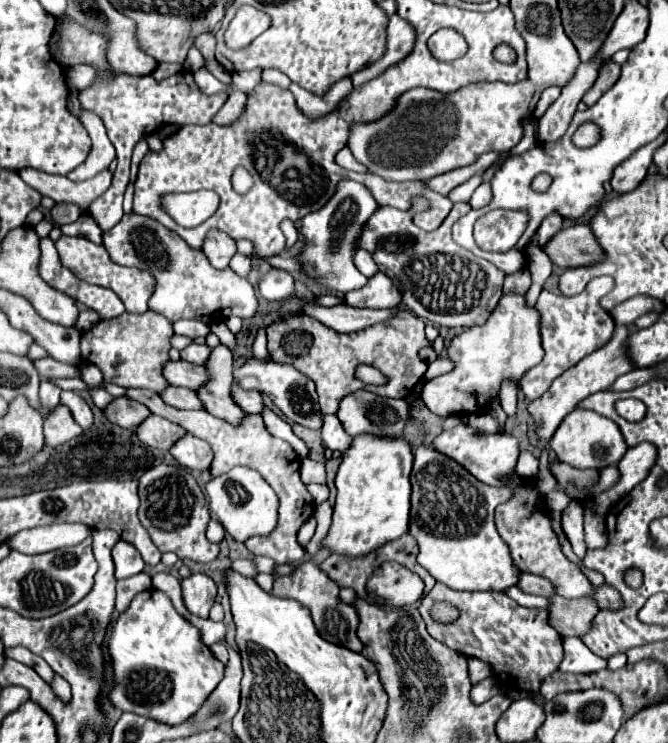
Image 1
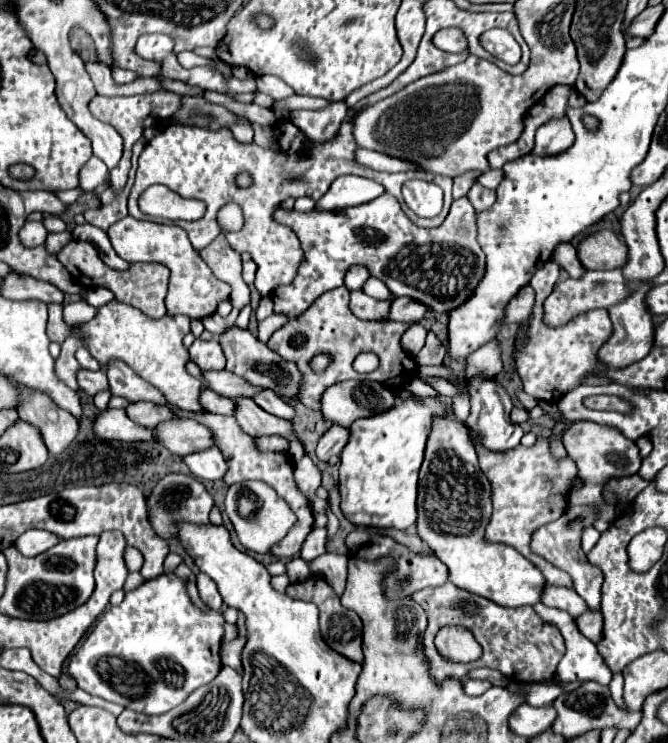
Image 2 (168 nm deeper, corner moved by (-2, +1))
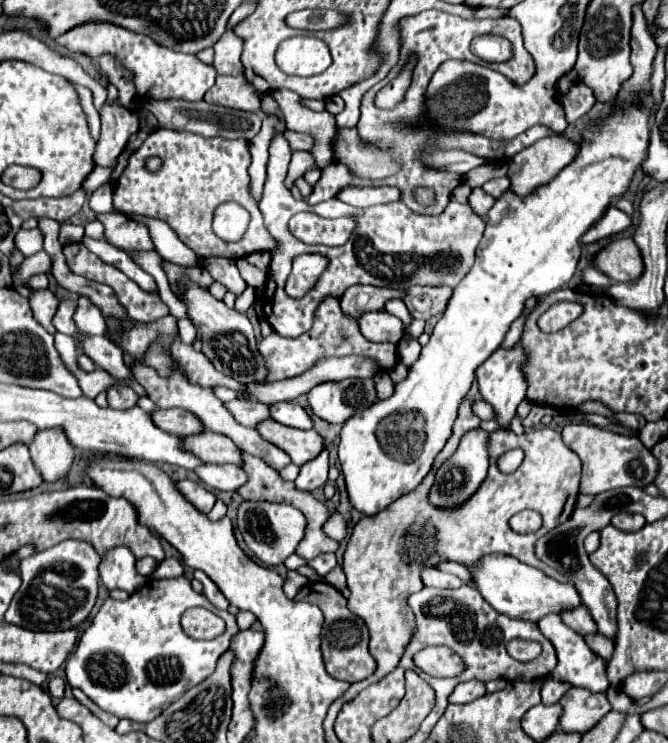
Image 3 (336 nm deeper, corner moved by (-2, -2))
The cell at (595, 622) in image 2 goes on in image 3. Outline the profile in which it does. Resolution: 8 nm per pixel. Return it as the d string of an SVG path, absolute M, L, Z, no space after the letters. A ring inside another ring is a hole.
M595 632L593 636L585 636L585 642L595 654L603 656L603 660L609 660L609 656L613 654L613 640L603 636L601 632Z

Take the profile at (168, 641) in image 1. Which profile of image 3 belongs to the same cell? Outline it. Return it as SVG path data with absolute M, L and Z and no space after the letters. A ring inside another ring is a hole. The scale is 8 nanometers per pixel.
M187 578L151 580L123 602L105 600L91 626L83 630L75 652L67 658L67 682L73 688L81 688L105 712L133 722L151 722L191 686L213 674L219 656L229 648L229 638L235 632L235 616L209 604L203 594L191 588ZM193 606L221 616L227 622L225 632L215 640L189 638L181 628L181 616Z

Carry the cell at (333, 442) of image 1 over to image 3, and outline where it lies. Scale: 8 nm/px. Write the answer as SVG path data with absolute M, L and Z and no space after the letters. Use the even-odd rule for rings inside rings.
M325 448L321 452L321 456L315 456L313 460L309 460L301 468L301 472L299 472L297 480L295 480L295 486L299 490L313 492L315 488L319 488L319 486L323 486L327 482L327 470L329 470L329 450Z

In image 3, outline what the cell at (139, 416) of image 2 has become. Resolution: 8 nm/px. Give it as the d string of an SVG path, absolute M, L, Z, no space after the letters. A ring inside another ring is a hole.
M155 410L151 412L151 420L157 422L159 428L163 428L169 434L185 436L185 434L197 434L203 430L201 422L187 410Z

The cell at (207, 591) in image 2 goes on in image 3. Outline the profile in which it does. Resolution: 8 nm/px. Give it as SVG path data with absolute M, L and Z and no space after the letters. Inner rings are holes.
M195 570L195 578L203 584L203 594L207 596L207 600L209 600L213 606L217 606L217 608L227 610L229 602L227 602L227 598L219 592L219 588L213 584L213 580L209 580L209 576L207 576L205 572L201 572L201 570Z

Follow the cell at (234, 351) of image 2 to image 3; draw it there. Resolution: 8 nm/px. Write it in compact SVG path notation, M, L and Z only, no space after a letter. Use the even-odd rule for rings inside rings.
M189 282L183 302L187 304L189 318L195 326L201 328L203 338L203 354L215 364L219 372L225 376L235 378L237 382L249 384L249 382L265 382L265 376L269 370L265 368L265 358L257 350L257 342L253 336L253 326L245 314L239 314L237 310L231 310L225 306L225 302L215 300L209 290L203 290Z

